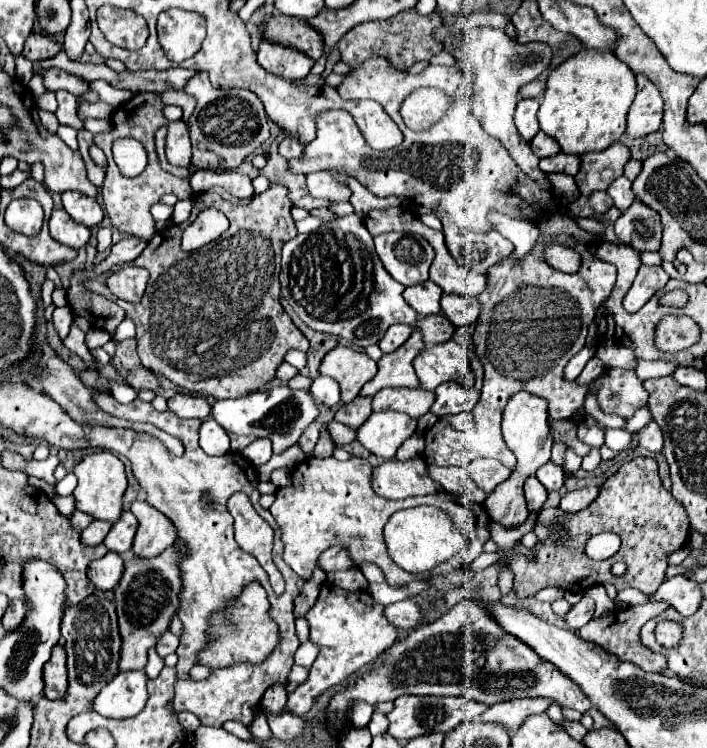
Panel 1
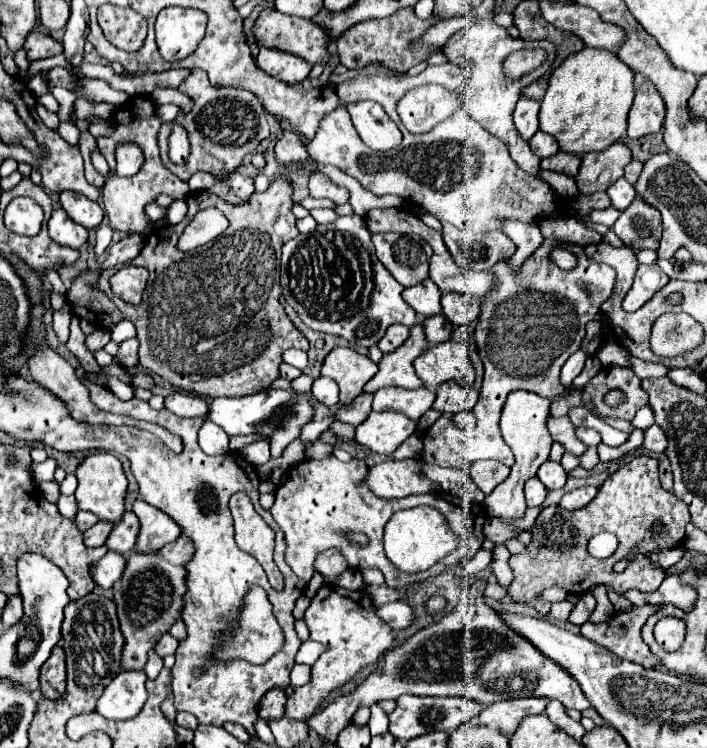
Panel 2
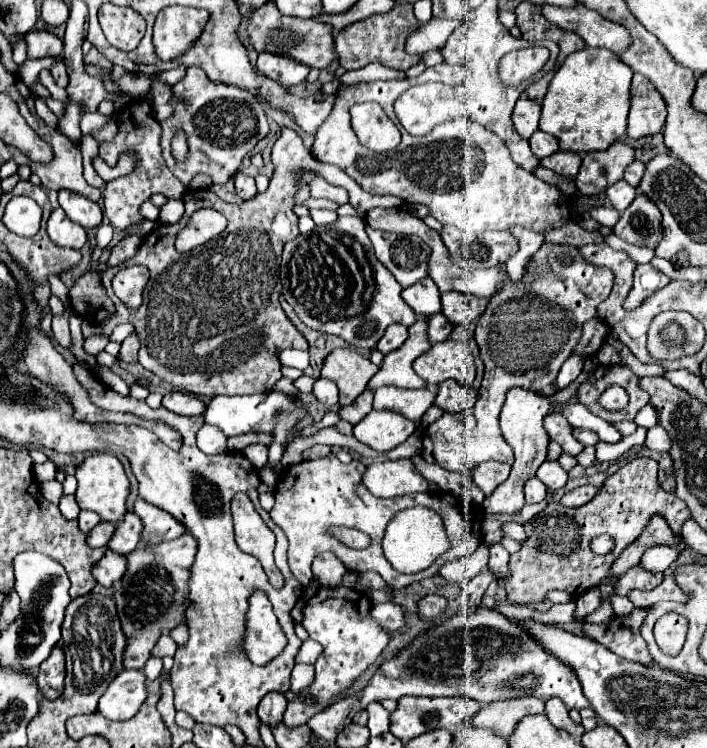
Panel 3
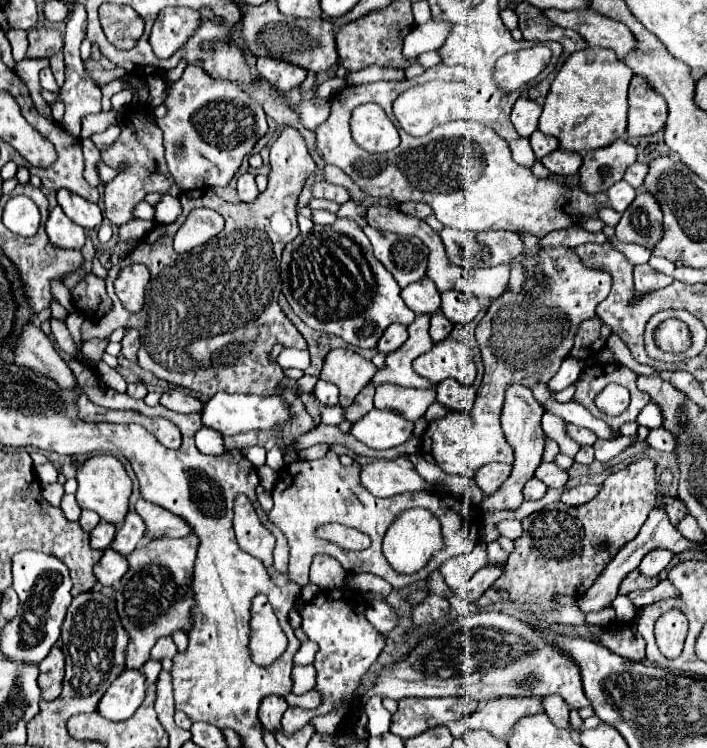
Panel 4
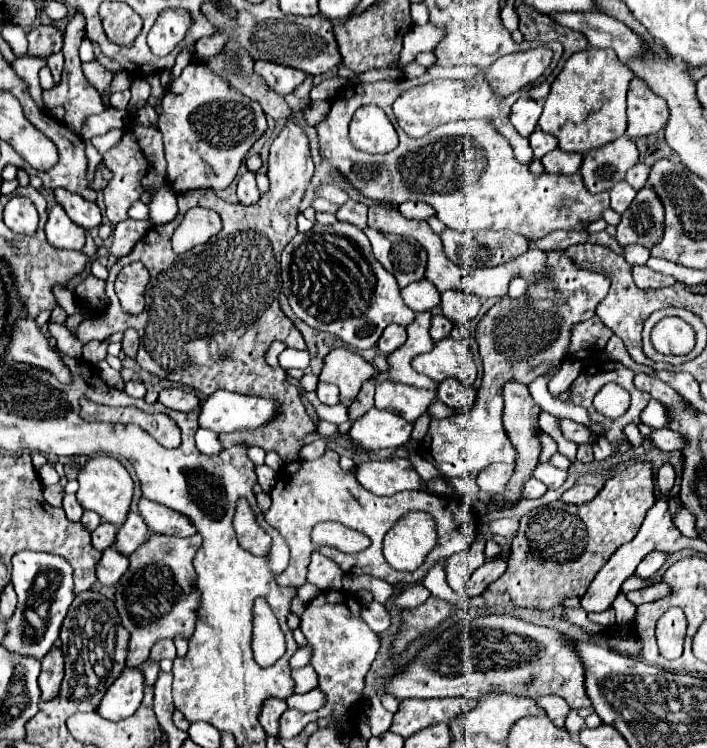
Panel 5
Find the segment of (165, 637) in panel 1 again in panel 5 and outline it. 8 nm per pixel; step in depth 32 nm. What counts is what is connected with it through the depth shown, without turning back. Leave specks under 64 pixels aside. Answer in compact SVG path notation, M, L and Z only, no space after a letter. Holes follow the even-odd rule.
M160 640L160 642L156 642L152 652L150 652L150 660L154 660L154 662L160 662L164 658L170 658L170 660L176 658L176 646L174 646L172 640Z

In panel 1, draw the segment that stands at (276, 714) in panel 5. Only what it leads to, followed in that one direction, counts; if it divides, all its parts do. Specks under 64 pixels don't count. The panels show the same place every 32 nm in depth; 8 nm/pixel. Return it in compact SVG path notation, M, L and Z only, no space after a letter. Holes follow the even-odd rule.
M272 684L264 698L262 698L262 712L282 712L284 706L286 706L286 700L288 700L288 692L286 692L286 684Z

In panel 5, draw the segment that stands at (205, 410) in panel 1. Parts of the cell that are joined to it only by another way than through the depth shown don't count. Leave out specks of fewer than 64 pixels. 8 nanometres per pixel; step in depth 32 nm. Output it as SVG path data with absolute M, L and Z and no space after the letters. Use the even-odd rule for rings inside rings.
M166 388L160 392L158 398L166 408L178 410L178 412L190 412L200 408L200 398L194 392L186 392L180 388Z

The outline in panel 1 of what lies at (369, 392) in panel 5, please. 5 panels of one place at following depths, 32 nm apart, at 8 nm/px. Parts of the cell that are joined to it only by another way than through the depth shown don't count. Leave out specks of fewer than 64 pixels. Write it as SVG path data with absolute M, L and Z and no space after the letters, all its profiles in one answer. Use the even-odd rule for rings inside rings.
M356 398L352 400L350 404L346 404L344 408L340 408L336 412L336 422L352 428L352 430L358 430L366 420L368 416L372 414L372 398Z

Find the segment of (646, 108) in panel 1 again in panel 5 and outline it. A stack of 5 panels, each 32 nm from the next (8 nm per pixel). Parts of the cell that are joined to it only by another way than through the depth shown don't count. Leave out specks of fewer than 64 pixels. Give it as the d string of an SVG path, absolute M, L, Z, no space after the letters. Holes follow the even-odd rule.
M632 78L628 88L628 138L656 134L668 120L668 106L664 98L656 96L640 78Z

